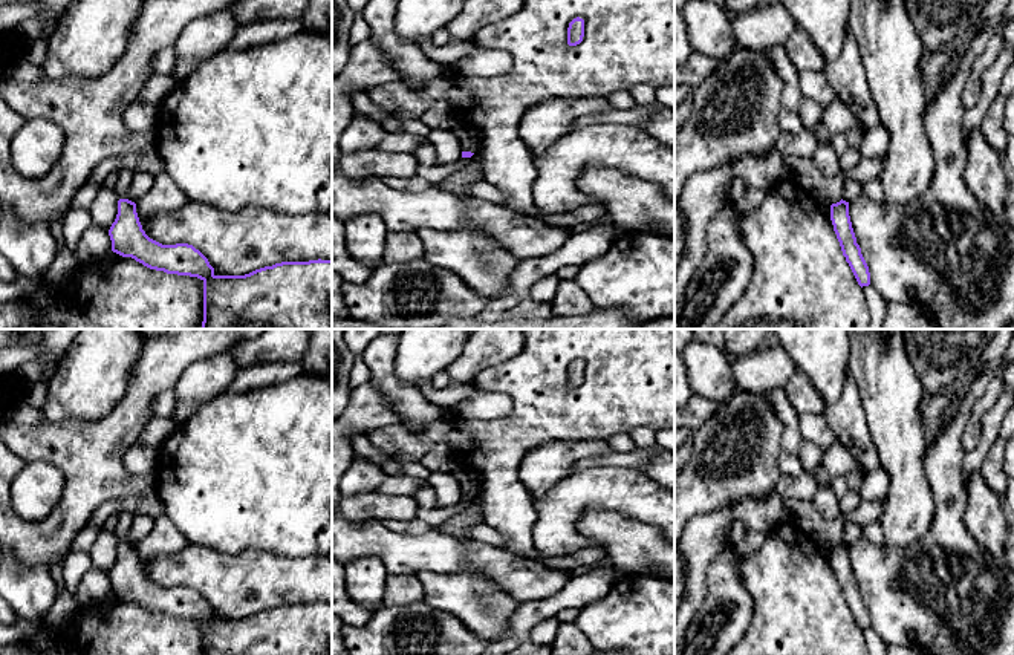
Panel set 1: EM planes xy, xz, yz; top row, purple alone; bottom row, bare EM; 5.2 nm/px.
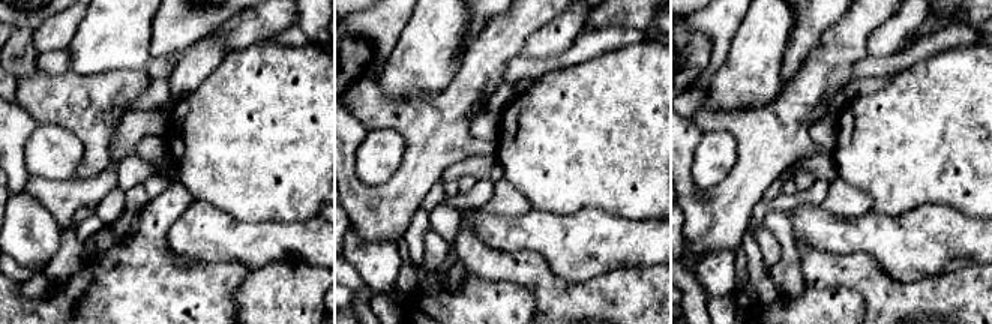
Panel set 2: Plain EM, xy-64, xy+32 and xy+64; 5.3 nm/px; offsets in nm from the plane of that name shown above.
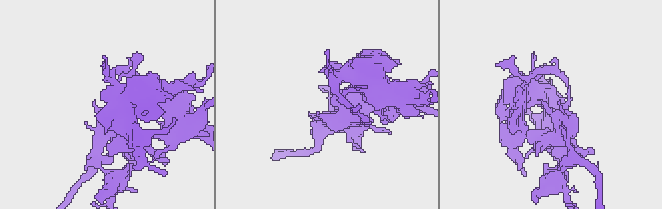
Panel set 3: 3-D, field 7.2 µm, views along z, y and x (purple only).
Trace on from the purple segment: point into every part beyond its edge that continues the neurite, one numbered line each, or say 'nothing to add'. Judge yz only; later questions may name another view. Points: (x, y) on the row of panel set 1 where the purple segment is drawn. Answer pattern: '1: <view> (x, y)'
1: yz (852, 190)

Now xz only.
1: xz (427, 175)

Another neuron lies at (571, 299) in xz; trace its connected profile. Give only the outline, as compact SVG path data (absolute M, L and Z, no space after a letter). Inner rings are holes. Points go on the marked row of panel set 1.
M561 280L551 306L552 315L586 315L596 309L577 280Z

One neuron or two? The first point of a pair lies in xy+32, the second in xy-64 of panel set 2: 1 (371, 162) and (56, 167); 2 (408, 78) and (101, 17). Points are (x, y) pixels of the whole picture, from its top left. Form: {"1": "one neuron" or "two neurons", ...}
{"1": "one neuron", "2": "one neuron"}

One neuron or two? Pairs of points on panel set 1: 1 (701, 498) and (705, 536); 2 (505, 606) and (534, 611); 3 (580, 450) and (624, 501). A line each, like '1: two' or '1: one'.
1: two
2: two
3: two

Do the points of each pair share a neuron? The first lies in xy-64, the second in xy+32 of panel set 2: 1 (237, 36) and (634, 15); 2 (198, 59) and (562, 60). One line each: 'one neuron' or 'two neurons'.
1: one neuron
2: two neurons

